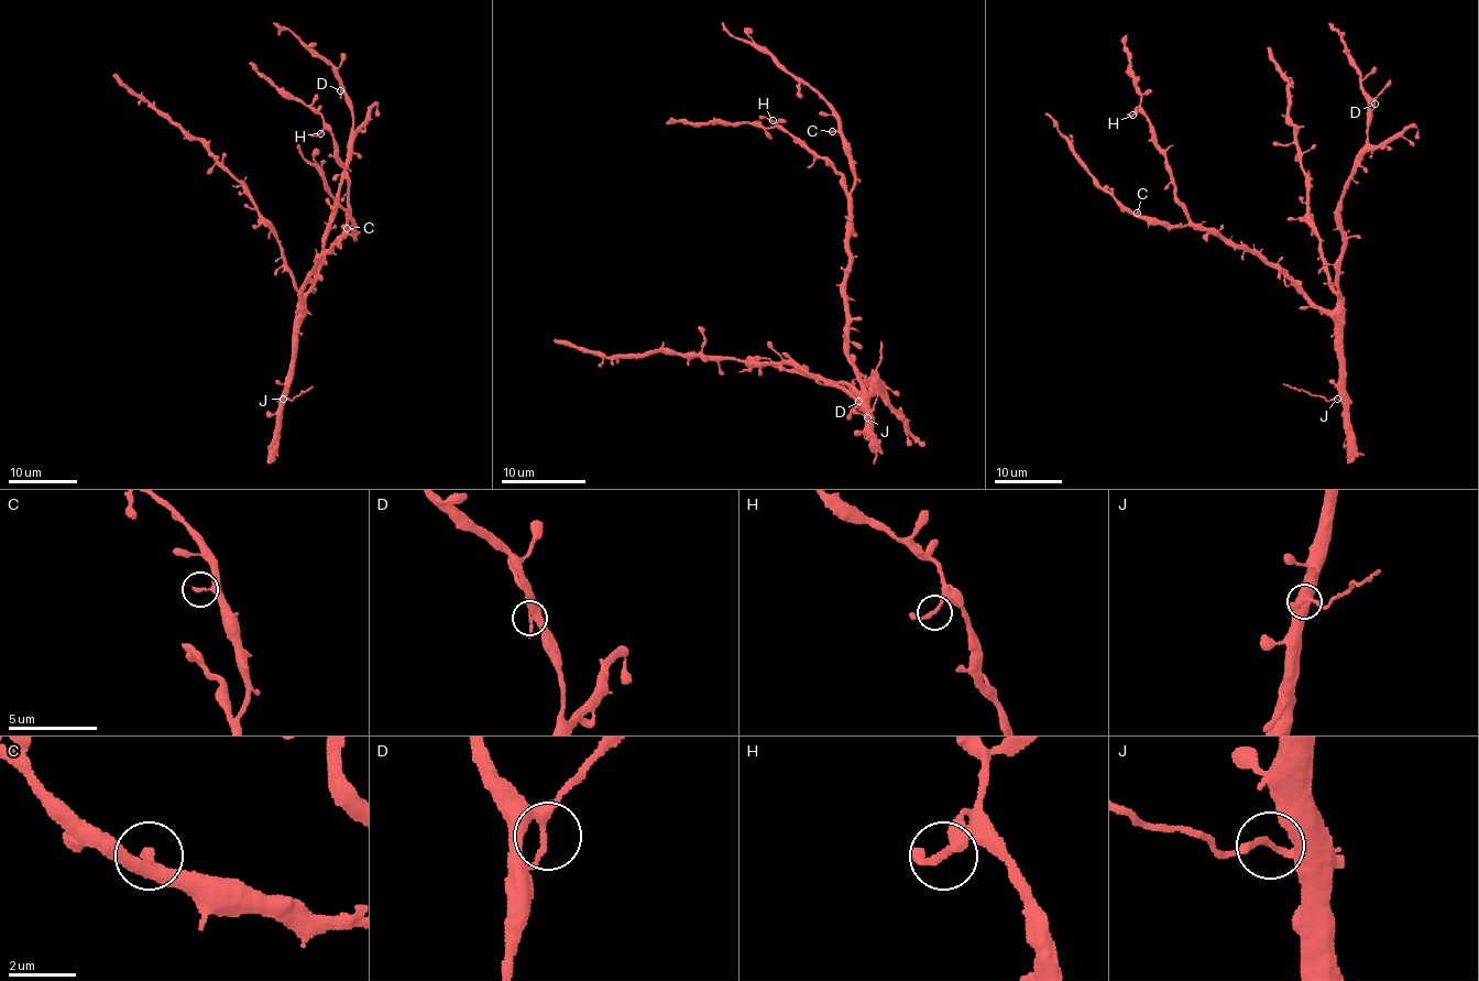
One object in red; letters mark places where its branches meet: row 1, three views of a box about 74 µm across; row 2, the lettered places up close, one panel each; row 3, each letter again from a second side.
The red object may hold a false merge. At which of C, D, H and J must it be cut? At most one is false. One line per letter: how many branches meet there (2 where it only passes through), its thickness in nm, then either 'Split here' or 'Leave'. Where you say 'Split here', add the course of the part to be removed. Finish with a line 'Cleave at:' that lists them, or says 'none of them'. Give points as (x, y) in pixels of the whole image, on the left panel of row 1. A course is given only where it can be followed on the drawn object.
C: Branches: 2. Thickness 220 nm. Leave
D: Branches: 2. Thickness 240 nm. Leave
H: Branches: 2. Thickness 190 nm. Leave
J: Branches: 2. Thickness 170 nm. Split here. Course of the part to remove: (283, 399), (297, 396), (313, 387)
Cleave at: J

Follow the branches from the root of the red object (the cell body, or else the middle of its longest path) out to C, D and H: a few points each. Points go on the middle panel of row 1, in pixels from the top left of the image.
C: (851, 360), (843, 285), (850, 269), (846, 238), (854, 162), (846, 140), (832, 131)
D: (851, 360), (864, 398), (869, 388), (872, 391), (868, 390), (872, 373), (883, 392), (865, 391), (858, 401)
H: (851, 360), (843, 289), (850, 269), (846, 238), (850, 211), (841, 175), (773, 120)

